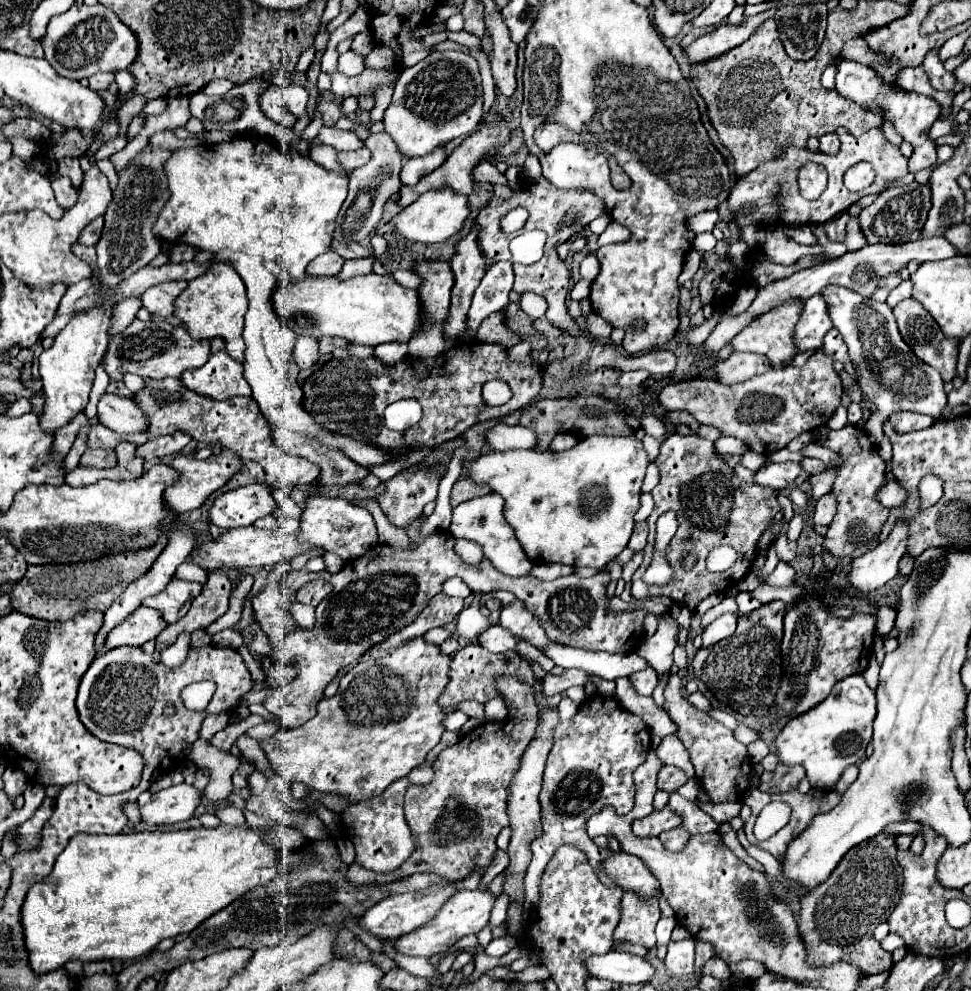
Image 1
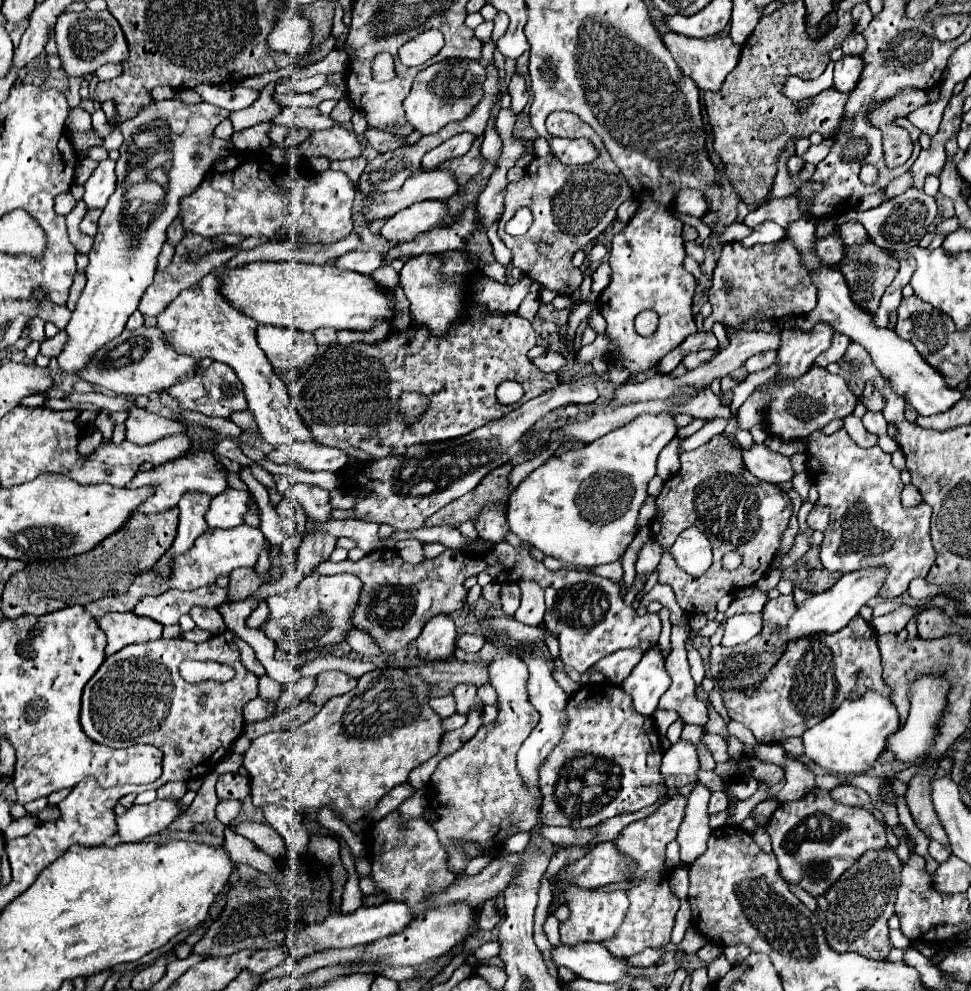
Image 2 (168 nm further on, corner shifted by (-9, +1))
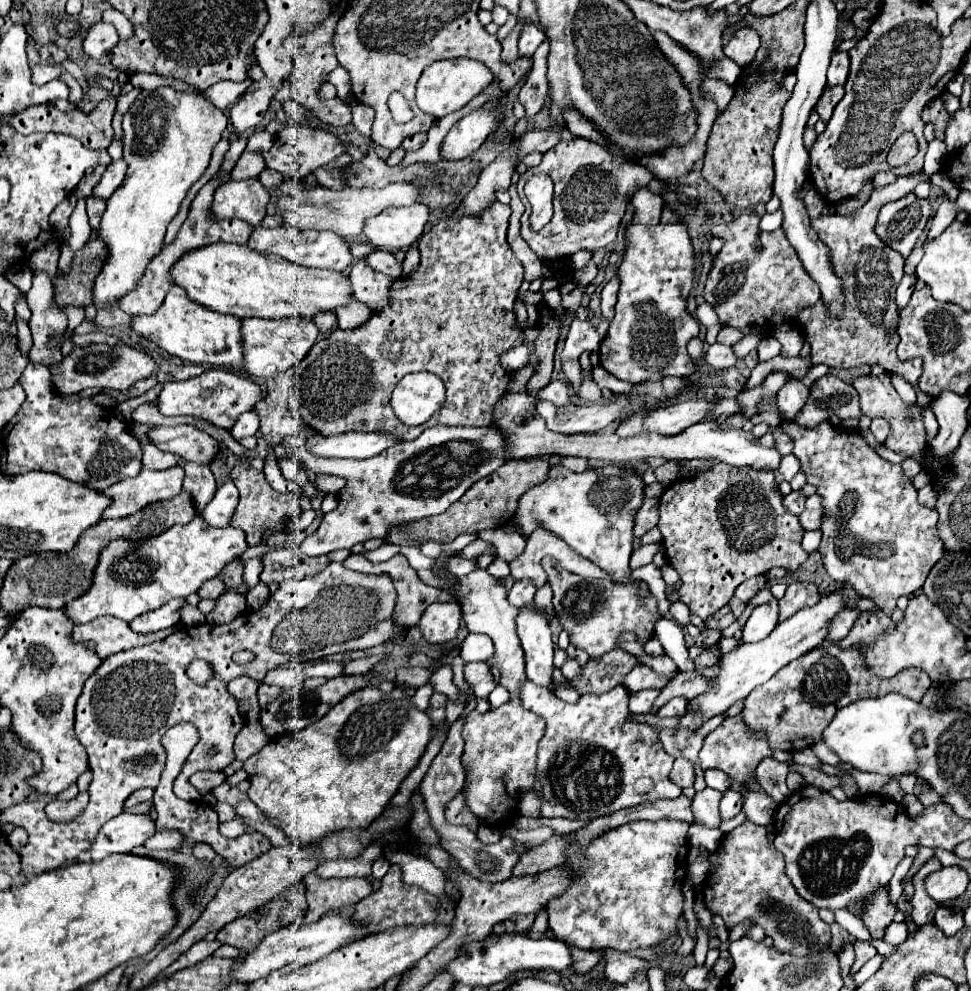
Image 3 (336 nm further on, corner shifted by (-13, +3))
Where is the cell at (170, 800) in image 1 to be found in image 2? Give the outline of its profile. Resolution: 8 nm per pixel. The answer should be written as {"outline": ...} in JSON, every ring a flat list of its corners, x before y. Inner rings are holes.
{"outline":[[156,799,148,805,134,805,118,817,118,835,122,841,142,841,148,835,156,835,170,827,170,823,180,817,180,801]]}

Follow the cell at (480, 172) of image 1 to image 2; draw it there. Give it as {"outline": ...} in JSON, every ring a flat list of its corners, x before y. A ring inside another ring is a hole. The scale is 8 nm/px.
{"outline":[[484,135,476,136,470,151,468,151,464,157,452,159,452,161,446,163,446,167,444,167,444,165,440,165,440,167,454,171,454,175,458,177,458,183,460,183,460,185,472,181,472,179,482,171,482,167,484,167,484,159,482,159,479,150,483,140],[450,163,452,163,452,165,450,165]]}

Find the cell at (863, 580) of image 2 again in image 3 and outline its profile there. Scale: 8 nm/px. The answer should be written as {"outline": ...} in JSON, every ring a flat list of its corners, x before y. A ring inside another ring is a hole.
{"outline":[[836,591,832,595,822,597,818,605,804,607,796,615,792,615,790,619,782,621,772,631,772,635,768,639,762,639,762,641,756,641,756,643,742,643,734,651,722,655,722,659,720,659,720,671,714,677,712,689,706,691,706,693,702,693,702,695,698,695,692,703,688,703,686,713,680,717,680,723,674,729,676,731,680,731,680,729,698,731,708,719,712,719,714,715,724,713,732,703,736,703,738,699,744,699,746,695,750,695,750,691,754,687,766,683,778,669,782,669,790,661,798,659,806,651,812,651,814,647,818,647,826,639,828,621,840,609,844,609,844,599,842,599,842,591]]}

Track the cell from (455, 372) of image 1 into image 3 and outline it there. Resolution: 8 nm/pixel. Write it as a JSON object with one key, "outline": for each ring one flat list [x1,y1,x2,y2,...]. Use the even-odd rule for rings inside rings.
{"outline":[[490,203,490,207,486,209,486,211,482,211,482,215,466,215,466,219,440,219,430,231,426,231,420,239,418,239,418,249,420,249,420,265,418,265,418,271,414,271,414,275,406,275,406,277,400,277,398,279,398,283,394,283,394,295,390,297,390,307,382,307,382,311,374,311,372,313,372,317,364,323,364,325,360,325,360,327,356,327,356,329,352,329,352,331,342,331,342,329,334,329,332,333,328,333,322,341,316,341,314,343,314,347,308,351,308,355,306,355,306,359,302,359,302,363,298,363,298,367,294,367,294,373,296,373,296,387,298,387,298,391,296,391,296,397,292,397,292,403,290,403,290,409,292,409,292,413,298,417,298,419,302,419,308,427,312,427,312,429,316,429,320,435,338,435,338,433,344,433,344,431,384,431,384,433,394,433,396,437,400,437,400,439,414,439,414,437,418,437,424,429,428,429,428,427,432,427,432,425,472,425,472,427,488,427,490,423,492,423,492,409,494,409,494,405,500,401,500,397,506,393,506,385,508,385,508,381,510,381,510,375,502,369,502,365,500,365,500,355,504,353,504,351,508,351,508,349,512,349,512,347,516,347,516,345,522,345,522,337,524,337,524,331,516,325,516,315,514,315,514,311,512,311,512,305,514,305,514,301,516,301,516,295,518,295,518,287,520,287,520,283,522,283,522,263,518,263,518,259,514,257,514,253,510,251,510,245,508,245,508,241,506,241,506,229,508,229,508,217,510,217,510,207,508,205,500,205,500,203],[412,371,430,371,430,373,434,373,434,375,438,375,440,379,444,379,444,385,446,385,446,401,444,401,444,405,436,411,436,415,432,415,432,419,430,421,426,421,422,427,414,427,414,437,410,437,410,427,406,427,396,415,394,415,394,409,390,407,390,395,392,395,392,391,394,391,394,387,398,385,398,381,406,375,406,373,412,373]]}

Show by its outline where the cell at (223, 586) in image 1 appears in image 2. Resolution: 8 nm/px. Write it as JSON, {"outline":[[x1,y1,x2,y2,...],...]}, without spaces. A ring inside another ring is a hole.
{"outline":[[234,569,234,573,230,573,230,603,232,601,244,601,246,597,250,597,258,587,260,587,260,577,254,573,254,569]]}

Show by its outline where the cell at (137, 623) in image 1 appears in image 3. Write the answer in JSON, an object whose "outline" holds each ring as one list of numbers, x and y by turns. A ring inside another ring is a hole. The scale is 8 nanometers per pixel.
{"outline":[[98,617,86,625,78,625,72,629,72,641,74,643,88,643,92,641,96,647,96,655,100,655,100,659,106,659,114,653,120,651,128,651,132,647,140,647,152,641,160,641,166,635,172,635,174,631,181,628,178,623,173,627,162,629,158,633,150,633,150,635,138,635,134,631,130,631,128,623,122,619,114,619,114,617]]}

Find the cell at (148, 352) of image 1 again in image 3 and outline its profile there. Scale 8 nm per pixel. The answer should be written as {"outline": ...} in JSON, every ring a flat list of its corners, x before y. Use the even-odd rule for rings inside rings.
{"outline":[[90,343,86,347,74,347,70,355,62,357,62,363,58,367,50,367,54,387,62,395,74,395,88,387,100,387,100,389,128,389,138,379,150,377,158,371,156,359,144,349,144,347,110,347,104,343]]}

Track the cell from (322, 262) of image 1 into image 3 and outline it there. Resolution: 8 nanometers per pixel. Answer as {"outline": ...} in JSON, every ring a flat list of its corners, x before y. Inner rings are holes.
{"outline":[[374,251,370,257,366,257,366,261,374,271,384,275,402,275,402,263,390,251]]}

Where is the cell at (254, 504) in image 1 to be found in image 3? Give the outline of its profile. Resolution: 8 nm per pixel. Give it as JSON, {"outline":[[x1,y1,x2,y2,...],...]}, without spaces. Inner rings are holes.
{"outline":[[226,481,216,489,214,499,200,511,200,517,212,527,226,527,238,505,238,489,234,483]]}

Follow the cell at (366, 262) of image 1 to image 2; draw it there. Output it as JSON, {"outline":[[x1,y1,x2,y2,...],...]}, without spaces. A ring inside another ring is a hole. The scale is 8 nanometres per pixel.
{"outline":[[468,207,464,209,462,217,450,225,450,227,438,227,438,229,432,229,430,233,422,233,418,235,414,241,408,241,408,243,402,243,402,245,394,245,386,255,384,255,384,261,382,265,390,265,394,259,398,257,416,257,416,255,422,255,422,253,432,253,432,255,438,255,438,253,446,253,446,251,460,251,460,253,470,253,470,255,476,255,479,257,479,269,480,273,484,275,490,275,492,279,496,281,506,281,506,267,500,265,496,259,494,259,494,253,490,241,484,233,478,233,478,229,474,227,474,217,476,215,476,207]]}

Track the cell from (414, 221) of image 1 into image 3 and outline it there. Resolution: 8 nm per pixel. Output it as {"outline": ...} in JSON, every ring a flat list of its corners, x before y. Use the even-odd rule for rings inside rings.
{"outline":[[414,203,410,207,390,207,390,211,382,211,376,219,366,219,364,235,376,249,406,249,422,235,428,213,428,207,422,203]]}

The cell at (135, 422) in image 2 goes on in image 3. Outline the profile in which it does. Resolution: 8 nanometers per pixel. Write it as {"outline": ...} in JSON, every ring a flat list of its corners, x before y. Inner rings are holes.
{"outline":[[192,425,156,427,148,433,148,437,158,449,176,453,194,463,210,463,220,451,216,439]]}

